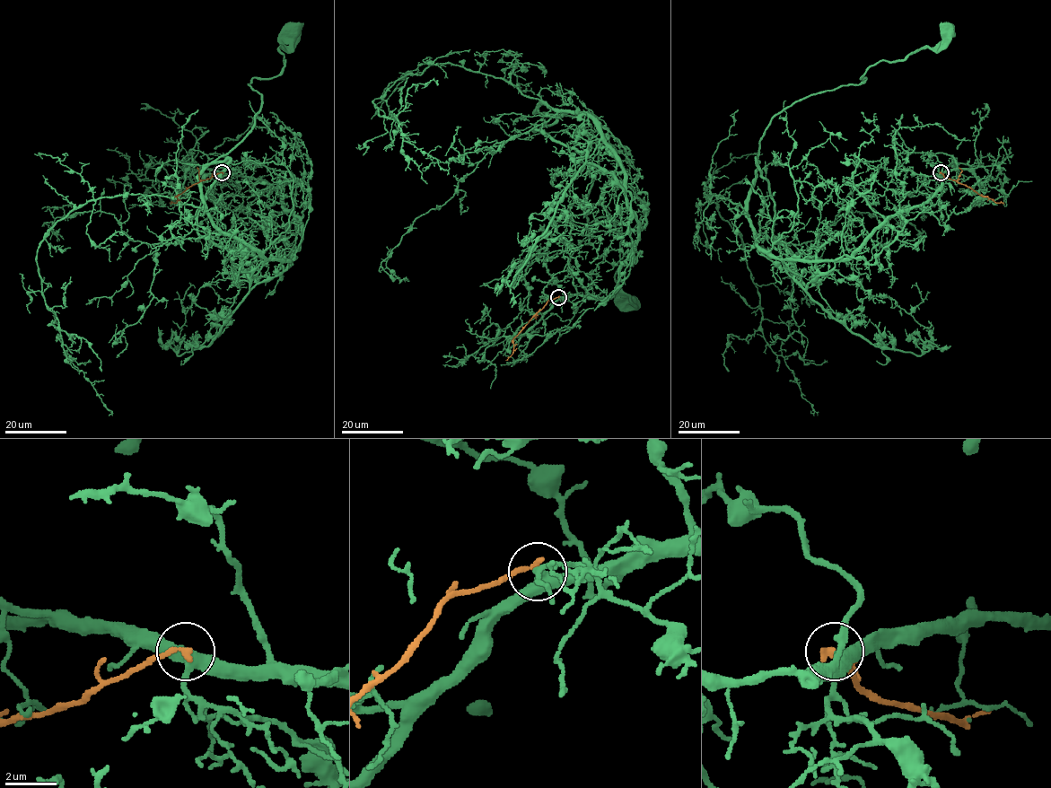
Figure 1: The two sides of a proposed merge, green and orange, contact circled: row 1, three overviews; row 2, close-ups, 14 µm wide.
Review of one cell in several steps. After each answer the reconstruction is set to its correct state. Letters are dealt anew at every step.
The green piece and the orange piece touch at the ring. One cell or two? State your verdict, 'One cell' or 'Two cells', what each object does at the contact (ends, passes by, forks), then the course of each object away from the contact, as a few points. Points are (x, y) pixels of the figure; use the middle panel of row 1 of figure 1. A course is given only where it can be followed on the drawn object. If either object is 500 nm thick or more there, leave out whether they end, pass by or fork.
Two cells. At the ring green forks. At the ring orange ends. Course of green: (558, 297), (608, 297), (638, 223), (602, 130), (541, 104), (597, 140), (585, 216), (621, 227), (629, 303). Course of orange: (558, 297), (549, 300), (513, 339), (512, 354), (505, 360)

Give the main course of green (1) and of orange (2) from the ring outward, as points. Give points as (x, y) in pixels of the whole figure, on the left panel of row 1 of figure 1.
1: (222, 172), (299, 219), (288, 259), (225, 234), (199, 175), (251, 128), (249, 84), (293, 30)
2: (222, 172), (192, 185), (177, 196), (176, 202), (169, 202)

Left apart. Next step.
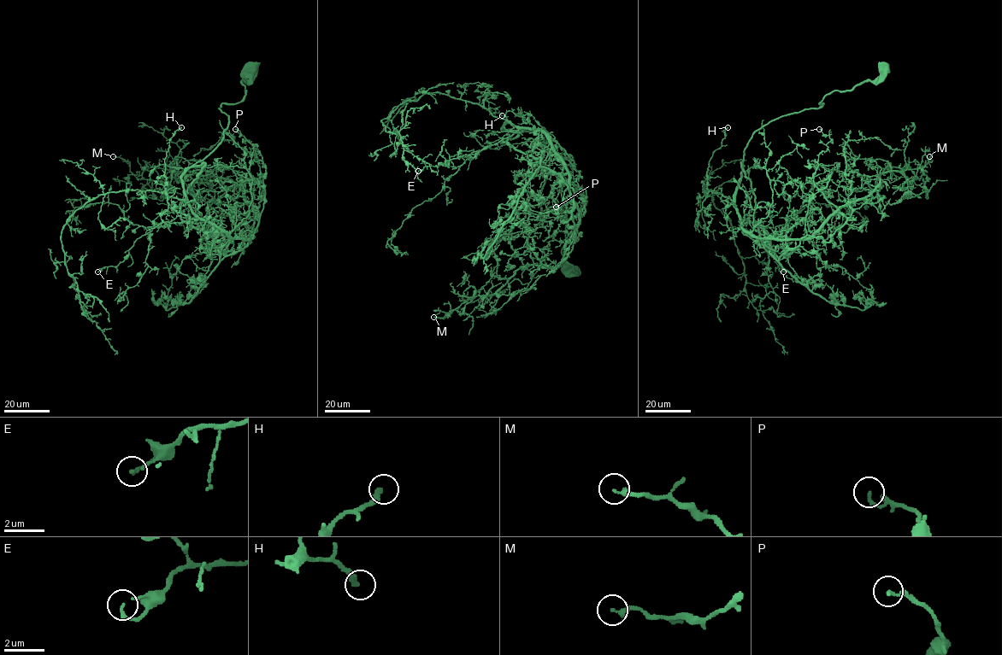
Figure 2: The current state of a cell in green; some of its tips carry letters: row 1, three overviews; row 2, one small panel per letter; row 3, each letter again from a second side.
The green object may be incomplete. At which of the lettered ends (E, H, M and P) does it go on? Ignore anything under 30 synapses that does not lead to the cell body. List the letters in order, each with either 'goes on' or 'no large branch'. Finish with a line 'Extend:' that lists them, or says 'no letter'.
E: no large branch
H: goes on
M: no large branch
P: no large branch
Extend: H

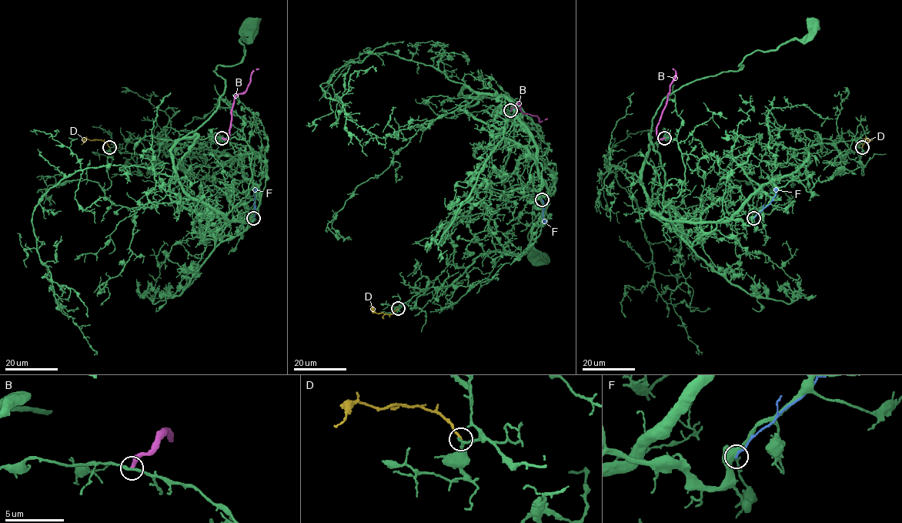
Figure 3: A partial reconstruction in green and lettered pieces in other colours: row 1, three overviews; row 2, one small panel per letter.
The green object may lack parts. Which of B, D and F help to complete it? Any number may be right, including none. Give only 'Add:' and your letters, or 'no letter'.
Add: D

